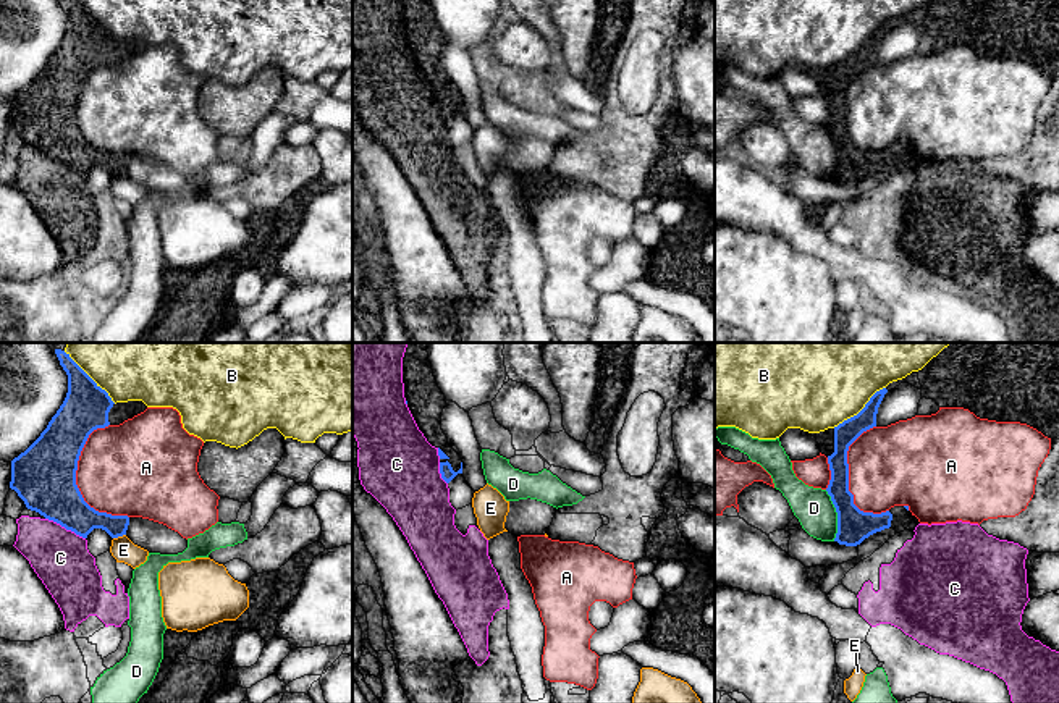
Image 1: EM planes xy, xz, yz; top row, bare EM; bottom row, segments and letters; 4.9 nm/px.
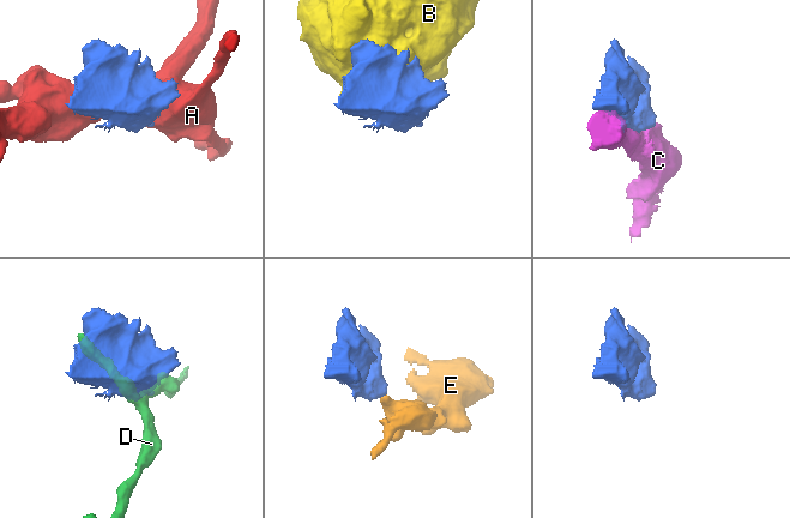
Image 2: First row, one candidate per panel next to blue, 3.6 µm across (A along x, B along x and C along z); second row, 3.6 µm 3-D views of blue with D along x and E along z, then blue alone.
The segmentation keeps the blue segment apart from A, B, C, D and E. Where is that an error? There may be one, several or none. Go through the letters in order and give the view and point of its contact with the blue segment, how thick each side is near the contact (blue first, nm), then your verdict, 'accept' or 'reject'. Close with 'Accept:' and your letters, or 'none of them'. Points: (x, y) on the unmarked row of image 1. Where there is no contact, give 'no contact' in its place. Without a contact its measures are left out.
A: xy (75, 118) | 320/460 nm | reject
B: yz (860, 49) | 110/360 nm | reject
C: xy (65, 165) | 300/280 nm | reject
D: yz (838, 154) | 170/190 nm | reject
E: xy (118, 173) | 170/120 nm | reject
Accept: none of them

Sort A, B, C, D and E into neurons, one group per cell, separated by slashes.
A / B / C / D / E

